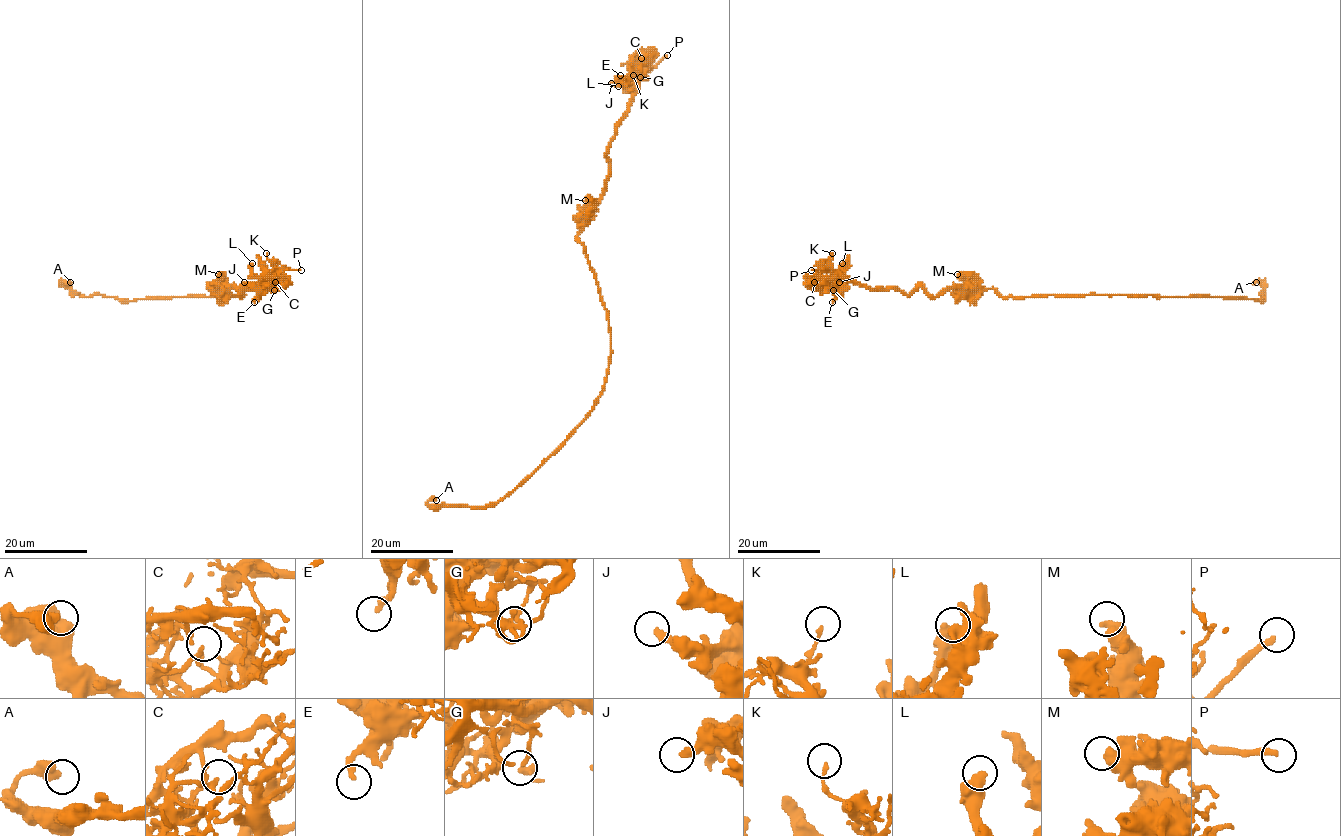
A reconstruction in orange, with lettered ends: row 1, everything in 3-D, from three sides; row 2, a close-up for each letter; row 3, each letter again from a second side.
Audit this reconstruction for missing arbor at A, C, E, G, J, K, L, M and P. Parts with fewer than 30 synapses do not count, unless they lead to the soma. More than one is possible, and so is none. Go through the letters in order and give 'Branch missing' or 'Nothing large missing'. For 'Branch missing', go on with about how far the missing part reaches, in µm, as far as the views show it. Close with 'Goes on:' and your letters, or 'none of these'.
A: Nothing large missing
C: Nothing large missing
E: Nothing large missing
G: Nothing large missing
J: Nothing large missing
K: Nothing large missing
L: Nothing large missing
M: Nothing large missing
P: Branch missing. Missing length about 80 µm
Goes on: P

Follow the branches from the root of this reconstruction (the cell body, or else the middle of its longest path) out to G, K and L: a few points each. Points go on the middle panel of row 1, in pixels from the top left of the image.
G: (608, 312), (578, 236), (585, 217), (600, 201), (609, 171), (607, 146), (640, 77)
K: (608, 312), (578, 236), (585, 217), (600, 201), (608, 178), (607, 146), (641, 77), (636, 72), (633, 75)
L: (608, 312), (578, 236), (600, 201), (609, 171), (607, 146), (635, 90), (627, 79), (618, 86)

